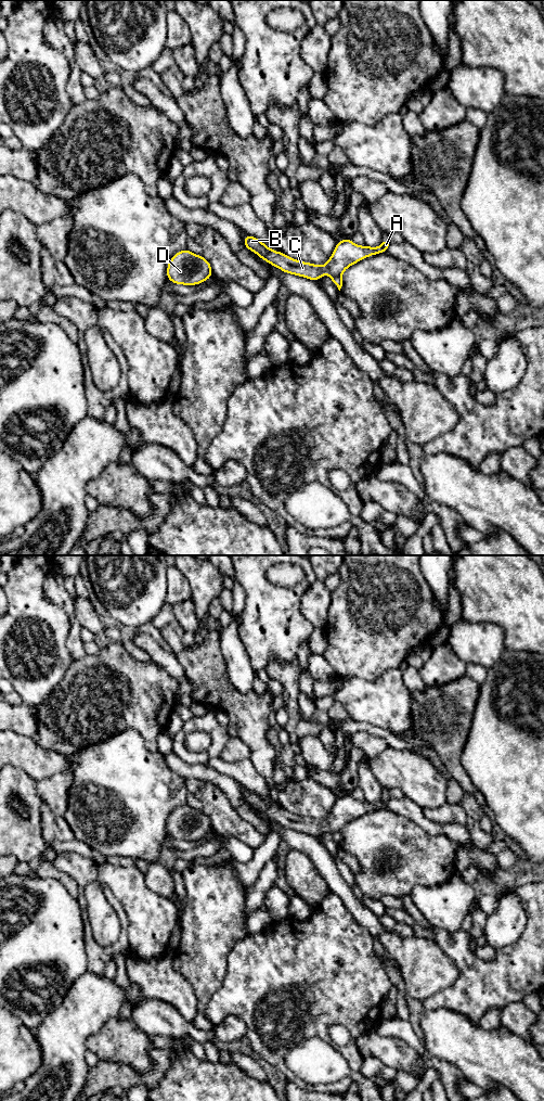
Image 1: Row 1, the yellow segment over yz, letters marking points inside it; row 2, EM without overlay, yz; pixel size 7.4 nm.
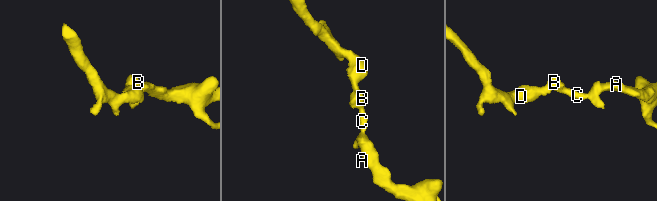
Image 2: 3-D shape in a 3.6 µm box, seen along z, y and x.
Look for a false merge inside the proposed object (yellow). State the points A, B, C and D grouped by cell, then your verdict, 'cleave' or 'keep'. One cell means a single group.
groups A B C D; keep

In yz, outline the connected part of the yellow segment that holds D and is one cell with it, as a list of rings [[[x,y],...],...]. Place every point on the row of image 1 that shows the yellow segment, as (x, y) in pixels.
[[[187,248],[178,252],[167,267],[168,280],[176,284],[195,285],[212,276],[210,263]]]

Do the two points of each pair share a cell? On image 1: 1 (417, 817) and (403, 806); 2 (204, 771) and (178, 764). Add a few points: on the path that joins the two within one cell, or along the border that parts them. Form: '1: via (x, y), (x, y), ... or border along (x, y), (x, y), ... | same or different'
1: via (414, 814), (406, 808) | same
2: via (197, 771), (184, 770) | same

